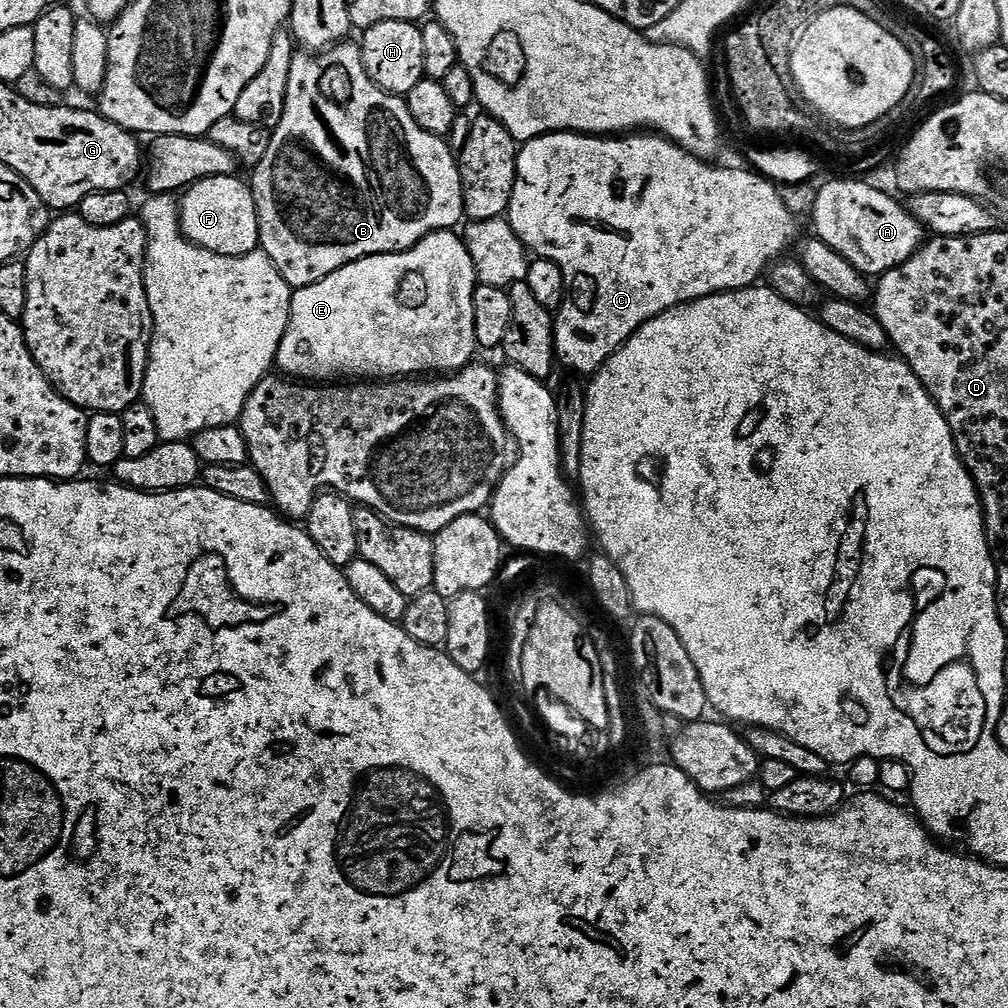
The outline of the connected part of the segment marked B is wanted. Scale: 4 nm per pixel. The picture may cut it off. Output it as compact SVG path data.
M341 42L323 49L319 54L308 50L300 50L292 57L290 66L290 82L286 86L286 106L282 114L282 122L271 129L270 150L266 150L266 158L251 169L250 187L252 197L258 210L258 230L260 231L260 248L263 255L282 274L285 282L293 288L305 288L330 274L334 270L354 263L372 255L386 255L391 252L404 252L419 243L424 236L444 229L455 229L464 215L464 187L460 177L460 165L457 153L445 137L430 134L430 130L422 130L414 116L410 114L407 99L396 96L393 92L382 90L366 74L366 66L362 62L359 43Z

